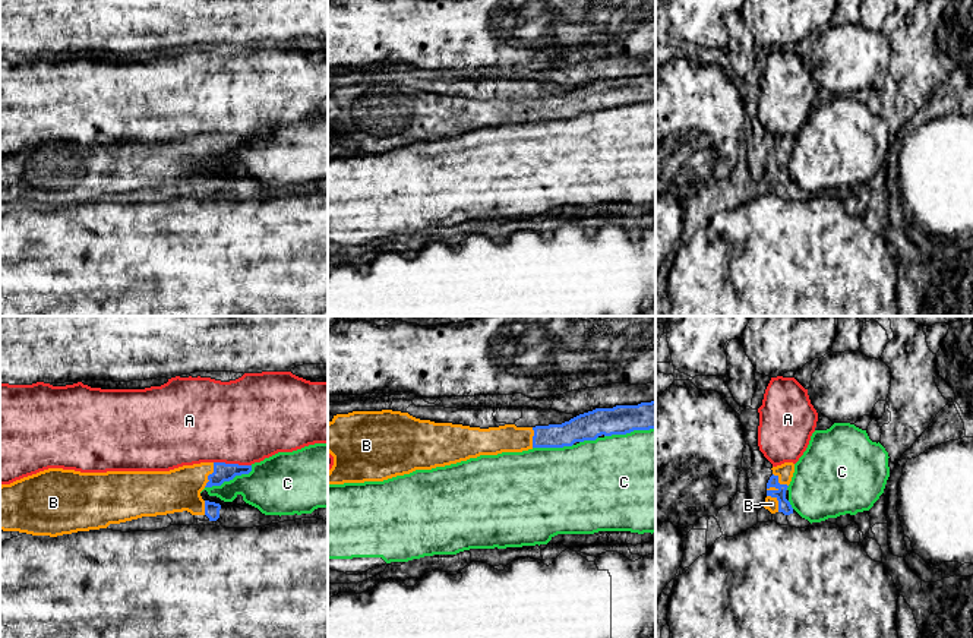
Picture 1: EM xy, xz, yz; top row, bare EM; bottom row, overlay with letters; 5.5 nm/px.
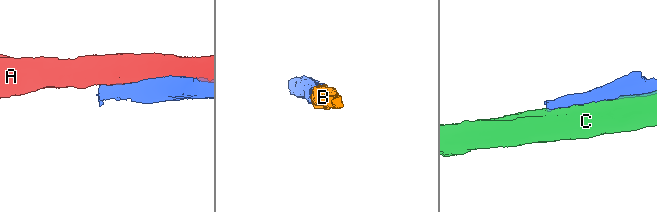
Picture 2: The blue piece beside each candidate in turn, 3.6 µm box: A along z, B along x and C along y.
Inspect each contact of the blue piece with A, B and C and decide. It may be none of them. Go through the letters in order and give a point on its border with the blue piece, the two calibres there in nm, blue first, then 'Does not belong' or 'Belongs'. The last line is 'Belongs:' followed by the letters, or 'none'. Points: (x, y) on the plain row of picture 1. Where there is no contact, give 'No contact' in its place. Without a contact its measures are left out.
A: Touches blue at xy (233, 136). Thickness 100 nm (blue) against 460 nm. Does not belong
B: Touches blue at xy (209, 147). Thickness 100 nm (blue) against 240 nm. Belongs
C: Touches blue at xy (230, 151). Thickness 100 nm (blue) against 300 nm. Does not belong
Belongs: B

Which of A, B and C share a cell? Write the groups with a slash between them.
A / B / C

